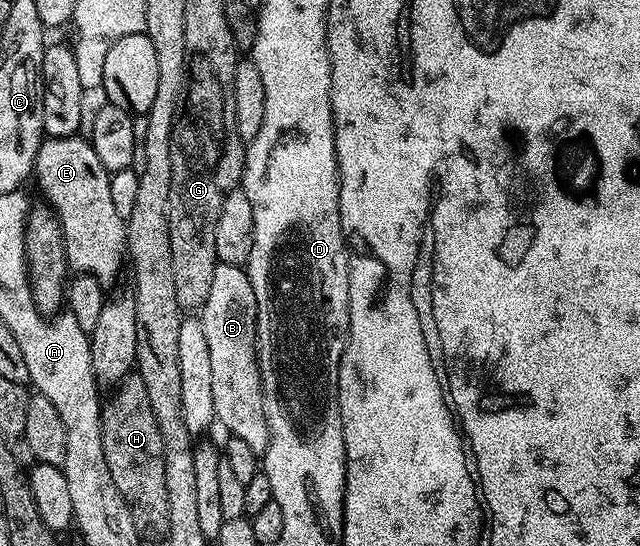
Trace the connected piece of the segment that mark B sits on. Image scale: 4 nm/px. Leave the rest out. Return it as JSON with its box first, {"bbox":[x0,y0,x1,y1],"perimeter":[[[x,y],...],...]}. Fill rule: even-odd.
{"bbox":[199,263,269,456],"perimeter":[[[217,263],[207,300],[199,317],[207,336],[211,356],[211,396],[215,399],[214,419],[229,429],[234,438],[244,440],[251,449],[264,456],[269,443],[269,425],[265,397],[261,387],[261,369],[257,363],[257,305],[255,288],[251,288],[248,269]]]}

